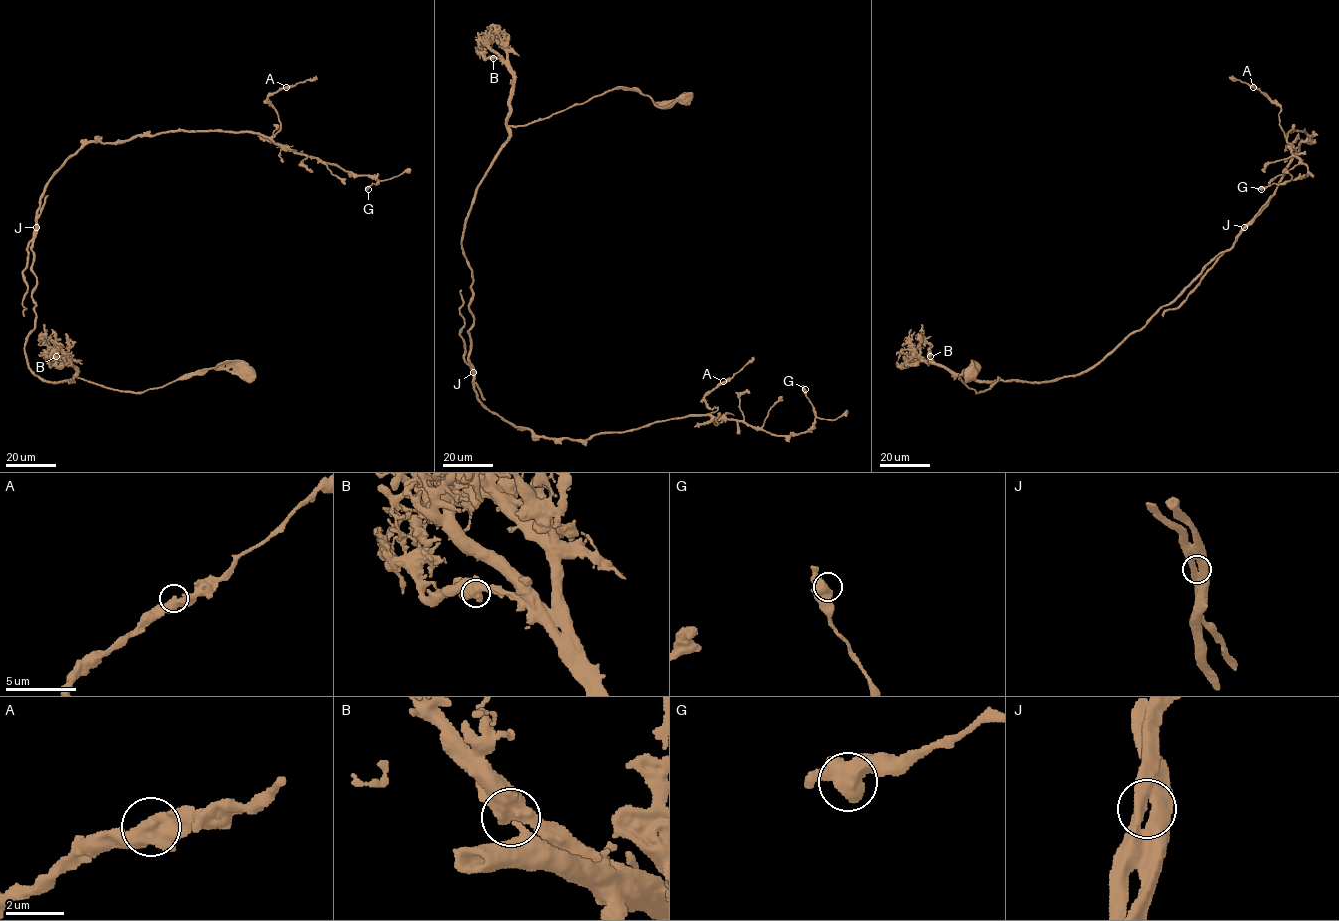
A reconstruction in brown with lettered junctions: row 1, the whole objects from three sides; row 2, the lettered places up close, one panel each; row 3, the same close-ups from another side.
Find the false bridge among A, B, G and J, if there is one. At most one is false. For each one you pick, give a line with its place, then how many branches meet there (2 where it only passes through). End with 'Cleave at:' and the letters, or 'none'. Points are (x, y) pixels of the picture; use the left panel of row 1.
J: at (36, 227); 2 branches meet
Cleave at: J

